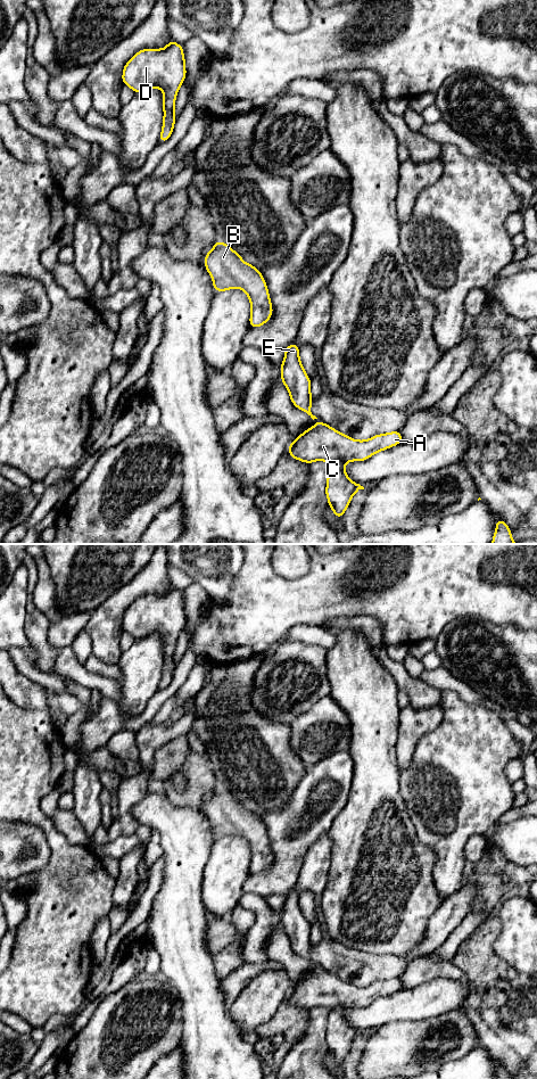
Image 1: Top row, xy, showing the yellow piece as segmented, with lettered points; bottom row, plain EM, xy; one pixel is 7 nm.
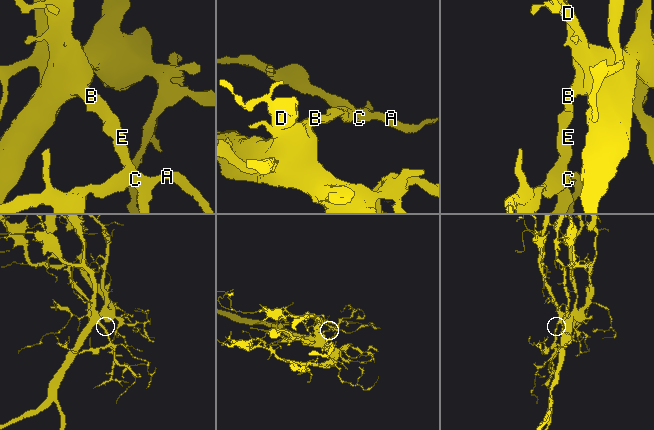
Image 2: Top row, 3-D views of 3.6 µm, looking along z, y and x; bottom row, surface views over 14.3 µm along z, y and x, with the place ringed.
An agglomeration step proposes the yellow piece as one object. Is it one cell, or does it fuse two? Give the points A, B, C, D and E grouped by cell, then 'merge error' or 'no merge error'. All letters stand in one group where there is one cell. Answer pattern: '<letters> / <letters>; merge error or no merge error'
A B C D E; no merge error

